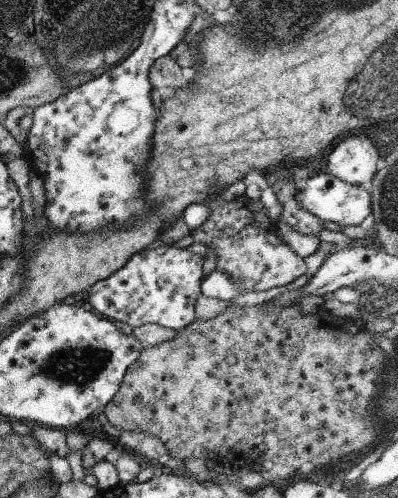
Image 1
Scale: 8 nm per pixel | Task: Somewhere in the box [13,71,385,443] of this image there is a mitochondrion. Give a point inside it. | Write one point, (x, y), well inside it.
(78, 365)

